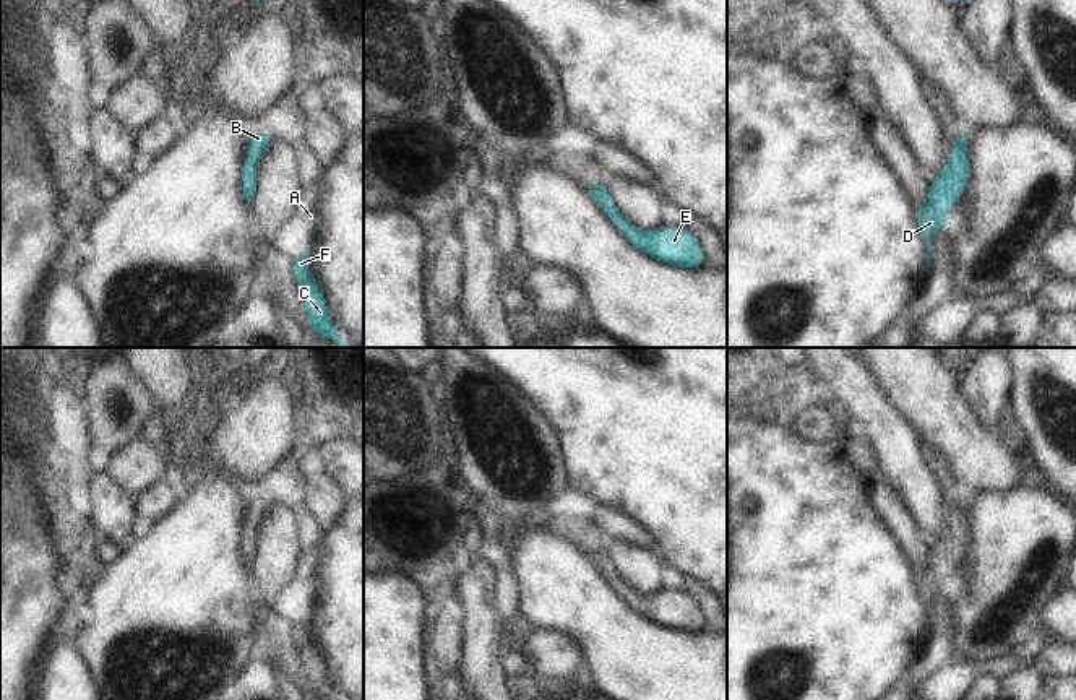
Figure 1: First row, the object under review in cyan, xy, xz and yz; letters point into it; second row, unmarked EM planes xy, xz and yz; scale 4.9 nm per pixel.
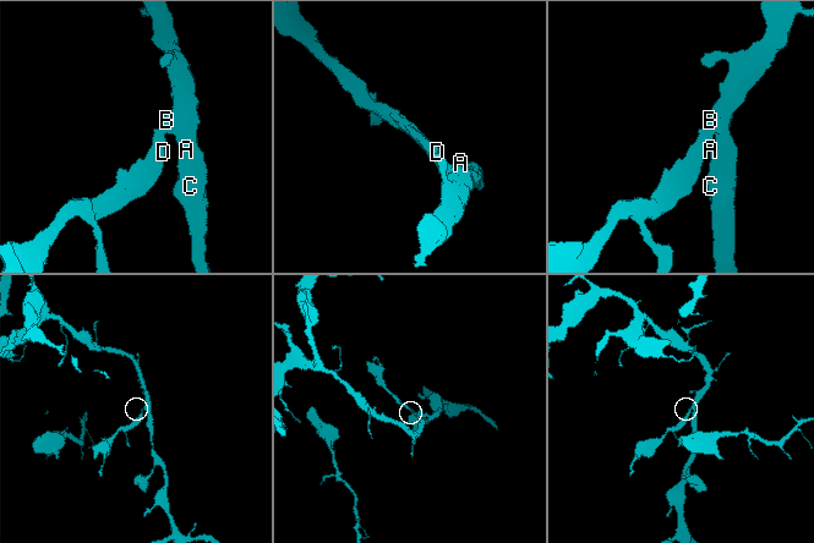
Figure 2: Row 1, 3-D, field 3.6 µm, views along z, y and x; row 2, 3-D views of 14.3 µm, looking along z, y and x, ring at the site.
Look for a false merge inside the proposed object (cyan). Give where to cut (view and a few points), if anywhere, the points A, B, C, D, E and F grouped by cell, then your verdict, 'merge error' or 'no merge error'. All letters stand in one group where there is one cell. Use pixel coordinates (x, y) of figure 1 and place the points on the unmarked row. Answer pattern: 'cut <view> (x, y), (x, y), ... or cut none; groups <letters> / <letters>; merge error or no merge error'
cut none; groups A B C D E F; no merge error

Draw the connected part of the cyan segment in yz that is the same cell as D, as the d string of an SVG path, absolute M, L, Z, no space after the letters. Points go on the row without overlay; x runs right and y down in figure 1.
M962 494L951 507L954 518L941 529L941 534L930 547L930 560L925 572L917 575L917 588L927 607L927 629L930 632L932 603L935 596L946 586L948 575L964 559L967 541L971 539L967 507L972 497Z

